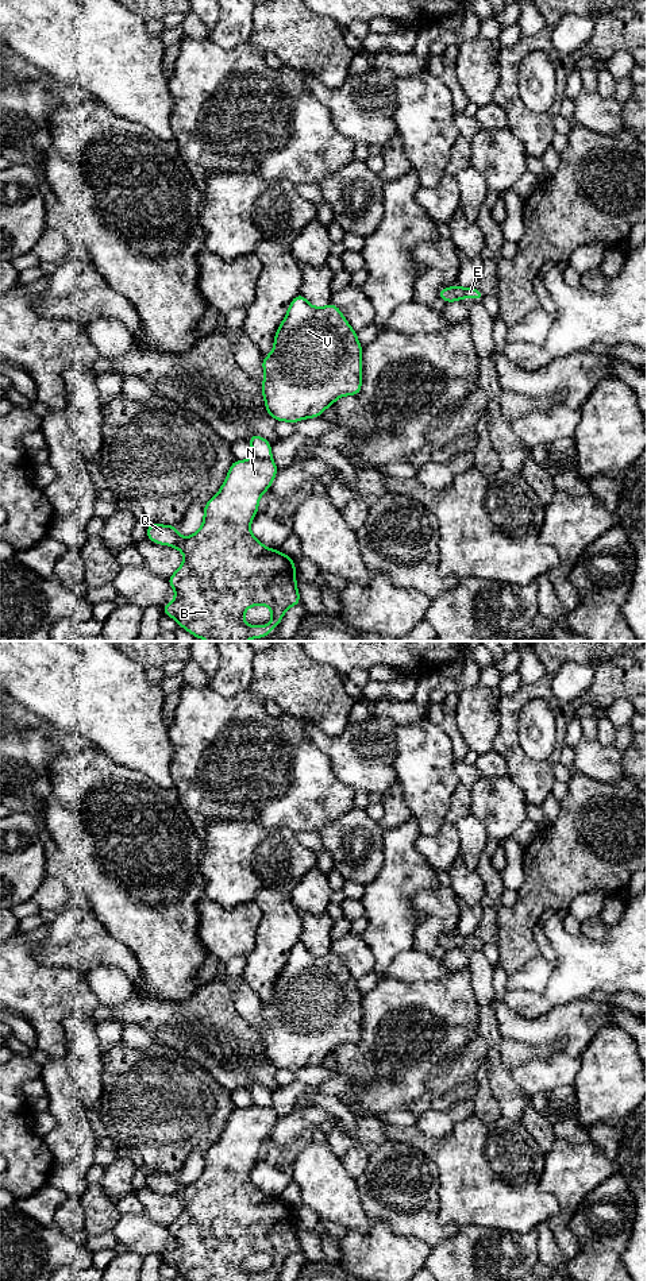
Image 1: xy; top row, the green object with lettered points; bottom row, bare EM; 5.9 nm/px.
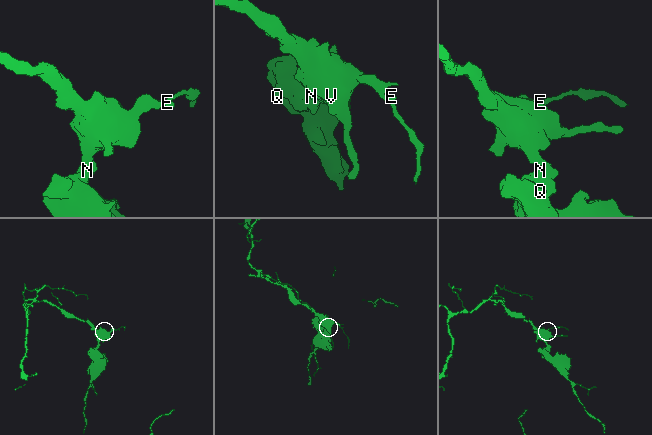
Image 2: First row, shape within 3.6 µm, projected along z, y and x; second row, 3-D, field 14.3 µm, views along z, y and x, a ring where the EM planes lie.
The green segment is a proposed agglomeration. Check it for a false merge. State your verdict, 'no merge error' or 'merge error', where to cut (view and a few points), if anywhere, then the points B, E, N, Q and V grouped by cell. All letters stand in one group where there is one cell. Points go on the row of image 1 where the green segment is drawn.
merge error | xy (254, 456), (270, 460) | B N Q / E V

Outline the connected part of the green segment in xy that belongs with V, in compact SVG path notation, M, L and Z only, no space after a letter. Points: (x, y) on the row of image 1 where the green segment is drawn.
M299 293L277 328L271 354L262 359L266 378L259 385L266 412L277 421L294 424L321 417L324 409L342 396L358 396L362 390L362 348L357 332L335 304L315 308Z

